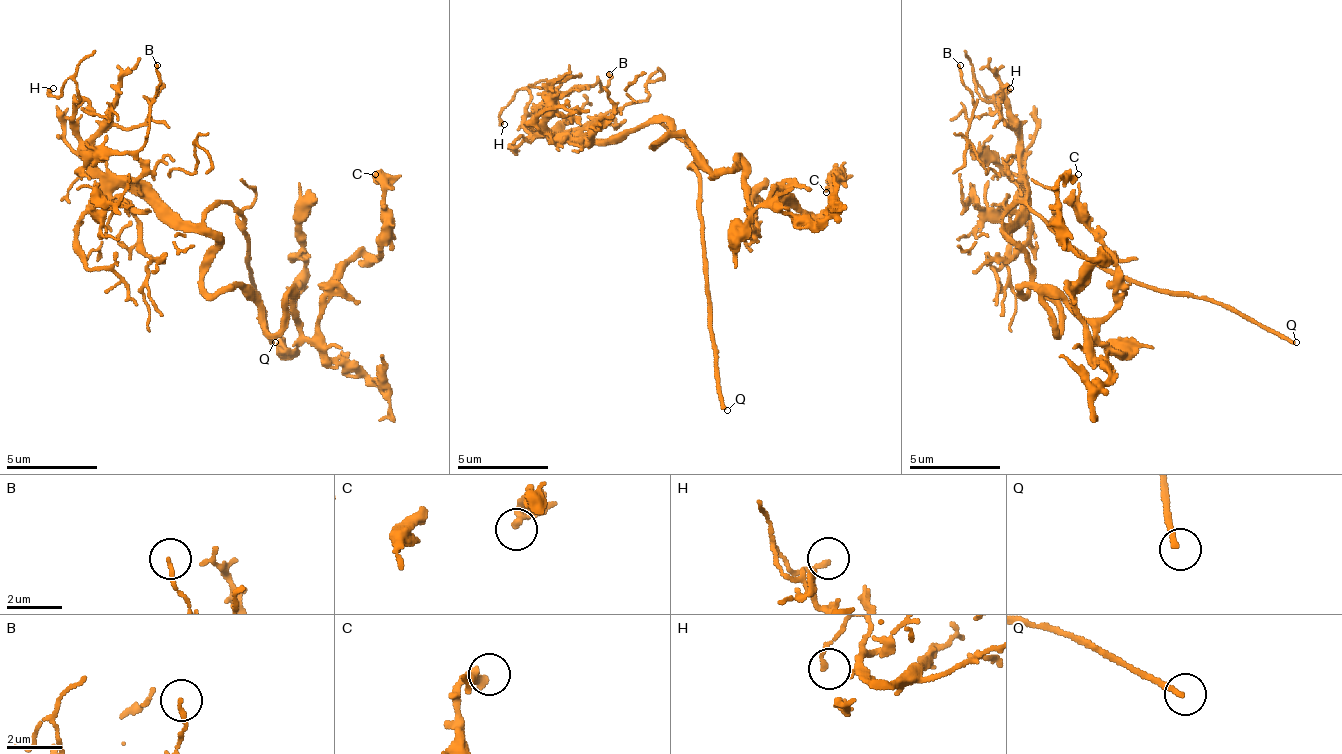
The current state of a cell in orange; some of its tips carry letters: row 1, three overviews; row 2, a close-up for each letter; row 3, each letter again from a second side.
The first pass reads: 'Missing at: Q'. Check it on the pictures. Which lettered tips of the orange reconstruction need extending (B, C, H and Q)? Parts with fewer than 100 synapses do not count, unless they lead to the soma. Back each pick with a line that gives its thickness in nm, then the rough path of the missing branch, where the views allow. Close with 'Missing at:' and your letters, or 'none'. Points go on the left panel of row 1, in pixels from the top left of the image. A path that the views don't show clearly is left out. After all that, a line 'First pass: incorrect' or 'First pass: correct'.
Q: Thickness 190 nm
Missing at: Q
First pass: correct

